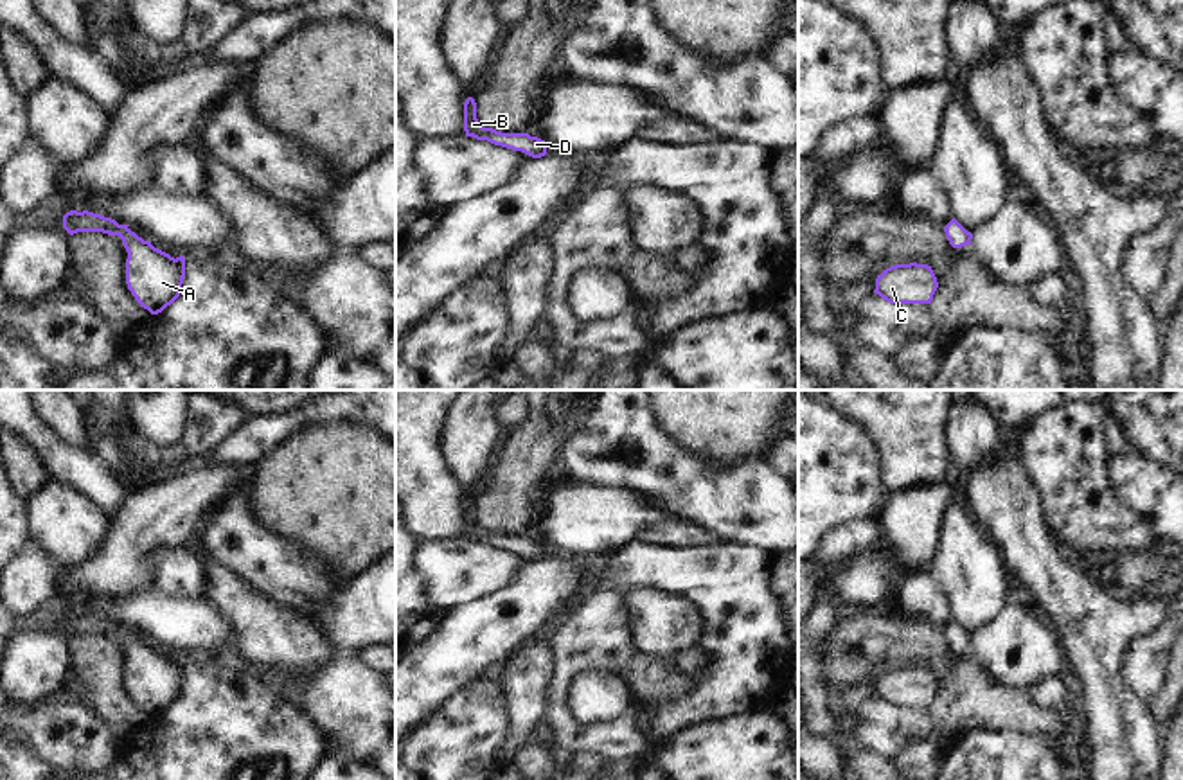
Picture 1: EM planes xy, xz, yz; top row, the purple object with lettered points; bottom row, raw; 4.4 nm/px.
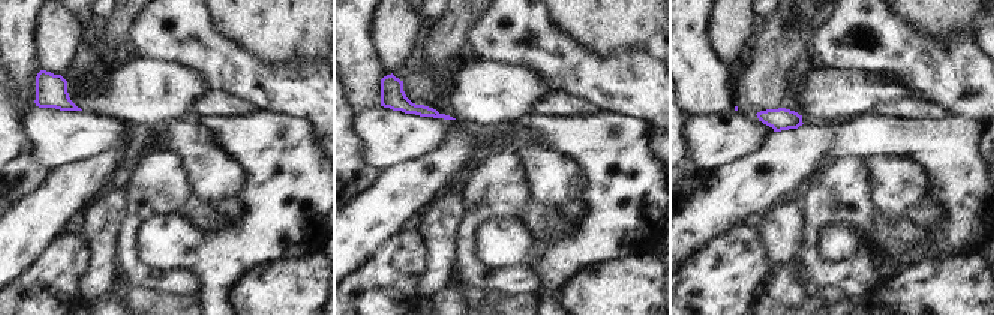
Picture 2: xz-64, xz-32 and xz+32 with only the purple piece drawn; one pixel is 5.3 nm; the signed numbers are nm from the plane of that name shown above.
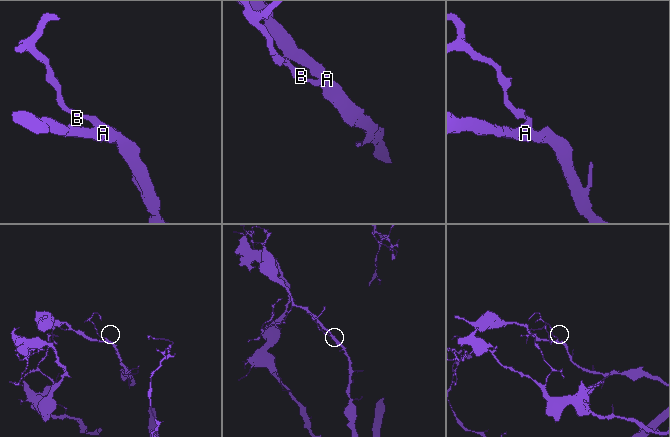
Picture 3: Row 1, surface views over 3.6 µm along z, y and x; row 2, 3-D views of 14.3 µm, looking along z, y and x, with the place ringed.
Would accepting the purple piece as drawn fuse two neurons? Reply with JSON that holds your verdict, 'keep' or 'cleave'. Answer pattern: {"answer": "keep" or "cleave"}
{"answer": "keep"}

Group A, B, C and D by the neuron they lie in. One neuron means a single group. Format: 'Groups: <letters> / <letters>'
Groups: A B C D.

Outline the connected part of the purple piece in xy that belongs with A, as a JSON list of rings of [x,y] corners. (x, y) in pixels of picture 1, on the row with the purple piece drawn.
[[[70,210],[63,216],[63,228],[74,235],[77,232],[102,232],[119,235],[128,252],[126,259],[126,284],[135,300],[151,315],[162,313],[182,293],[185,277],[185,259],[171,257],[155,248],[151,241],[144,241],[111,217],[93,214],[88,210]]]

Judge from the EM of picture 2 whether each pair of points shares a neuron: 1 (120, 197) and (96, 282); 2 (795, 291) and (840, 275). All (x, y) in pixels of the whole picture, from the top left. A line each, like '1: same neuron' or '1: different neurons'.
1: same neuron
2: different neurons

